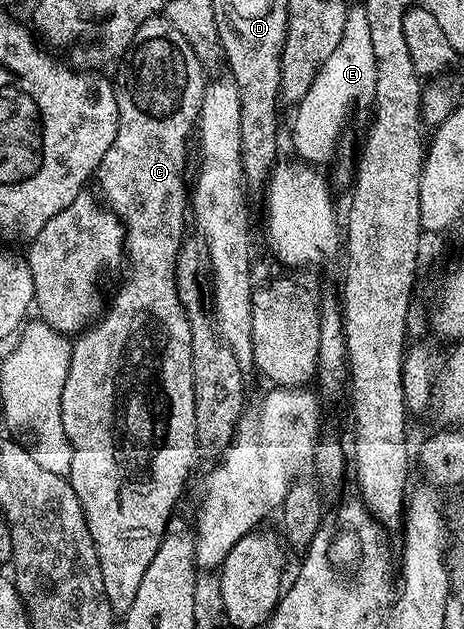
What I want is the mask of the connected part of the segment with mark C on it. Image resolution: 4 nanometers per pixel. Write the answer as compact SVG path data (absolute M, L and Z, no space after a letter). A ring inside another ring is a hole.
M154 17L143 21L143 25L137 27L137 32L133 38L133 45L131 50L128 52L127 58L124 60L125 68L121 71L121 76L115 79L115 90L117 93L117 108L119 109L119 125L117 126L117 132L115 133L115 141L111 141L111 149L107 149L107 153L103 153L103 161L98 165L95 172L95 184L97 183L96 190L99 192L100 198L103 200L106 207L110 211L114 211L119 218L121 218L121 224L125 227L125 253L127 256L127 267L129 263L129 276L122 281L117 287L117 292L113 295L113 300L108 300L107 306L104 308L103 314L94 322L92 325L85 328L84 331L80 332L72 340L72 351L70 353L69 361L69 372L66 377L66 384L63 385L62 391L62 425L66 431L67 441L70 442L71 447L71 465L70 471L67 476L71 489L75 489L75 497L79 497L79 501L83 507L83 513L85 514L85 520L87 521L87 529L91 533L91 541L95 545L95 553L99 557L99 569L103 573L103 589L107 592L109 598L109 604L111 609L115 613L124 613L127 609L131 609L131 601L135 601L135 593L139 590L139 585L143 581L143 573L147 573L147 565L151 565L151 557L155 557L155 553L159 549L159 545L163 541L165 536L165 530L169 524L169 520L174 518L175 512L173 511L177 507L177 502L181 499L181 494L185 491L185 482L189 479L189 470L193 467L193 458L199 455L199 448L197 446L197 430L195 429L195 385L193 384L193 366L191 365L191 329L189 328L189 322L185 316L185 310L183 305L179 301L179 293L177 292L177 254L181 252L181 245L183 240L186 238L187 232L185 232L185 215L187 219L187 212L191 207L191 195L187 190L185 191L185 158L189 155L189 134L194 134L195 128L198 126L198 115L200 113L200 105L203 101L205 84L207 82L207 75L201 68L201 59L197 56L198 49L187 37L183 37L183 33L179 33L179 29L175 29L175 25L171 25L171 21L164 17Z

